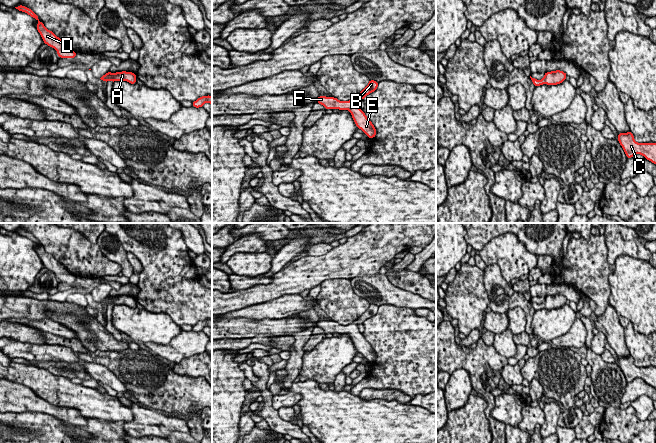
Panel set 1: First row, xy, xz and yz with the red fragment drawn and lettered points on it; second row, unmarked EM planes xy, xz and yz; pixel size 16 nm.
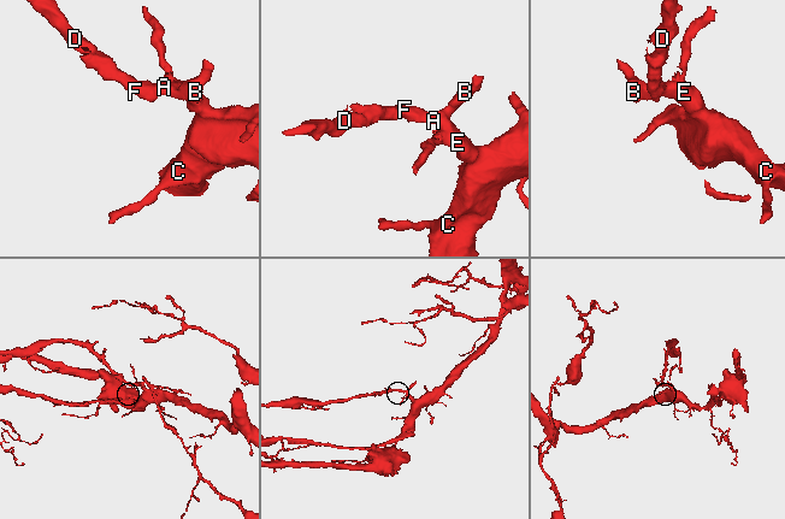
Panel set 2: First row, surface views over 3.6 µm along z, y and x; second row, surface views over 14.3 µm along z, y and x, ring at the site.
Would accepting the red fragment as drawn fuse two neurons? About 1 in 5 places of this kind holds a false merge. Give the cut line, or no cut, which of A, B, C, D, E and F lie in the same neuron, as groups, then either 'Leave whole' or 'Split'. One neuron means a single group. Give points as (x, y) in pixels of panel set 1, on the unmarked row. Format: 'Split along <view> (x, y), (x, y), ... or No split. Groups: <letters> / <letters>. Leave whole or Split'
No split. Groups: A B C D E F. Leave whole

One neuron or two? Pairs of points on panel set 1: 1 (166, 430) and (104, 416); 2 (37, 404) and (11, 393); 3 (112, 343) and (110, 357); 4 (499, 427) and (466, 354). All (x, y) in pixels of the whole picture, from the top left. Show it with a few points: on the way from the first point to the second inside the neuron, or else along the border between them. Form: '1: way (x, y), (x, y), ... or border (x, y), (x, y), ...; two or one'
1: border (126, 405), (133, 415), (129, 422); two
2: way (31, 402), (17, 398); one
3: border (128, 348), (119, 351), (88, 351); two
4: way (488, 409), (490, 399), (477, 386), (475, 372); one

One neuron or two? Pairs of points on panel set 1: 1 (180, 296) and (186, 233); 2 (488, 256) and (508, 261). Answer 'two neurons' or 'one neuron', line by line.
1: two neurons
2: one neuron

